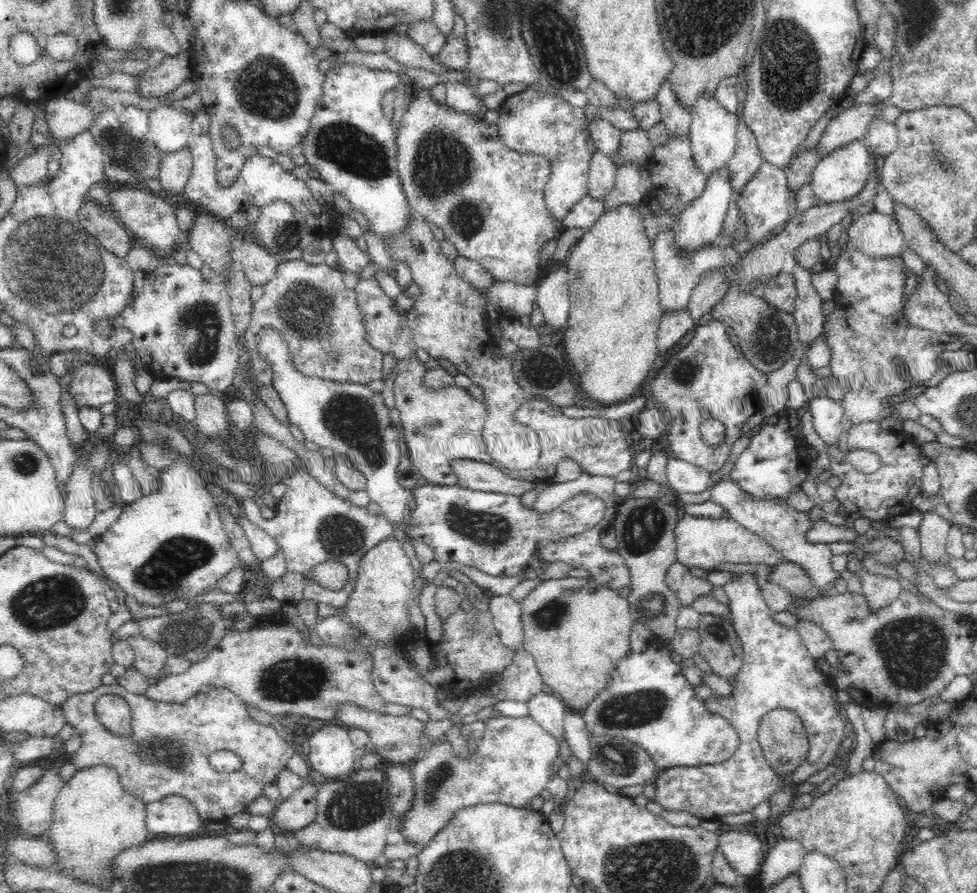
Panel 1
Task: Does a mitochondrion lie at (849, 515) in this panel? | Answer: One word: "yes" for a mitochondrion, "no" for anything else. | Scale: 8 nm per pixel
no

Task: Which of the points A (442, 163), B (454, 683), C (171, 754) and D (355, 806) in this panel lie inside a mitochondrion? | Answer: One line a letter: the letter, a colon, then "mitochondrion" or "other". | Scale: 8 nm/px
A: mitochondrion
B: other
C: mitochondrion
D: mitochondrion

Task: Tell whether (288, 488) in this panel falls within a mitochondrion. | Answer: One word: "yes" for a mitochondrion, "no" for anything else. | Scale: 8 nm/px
no

